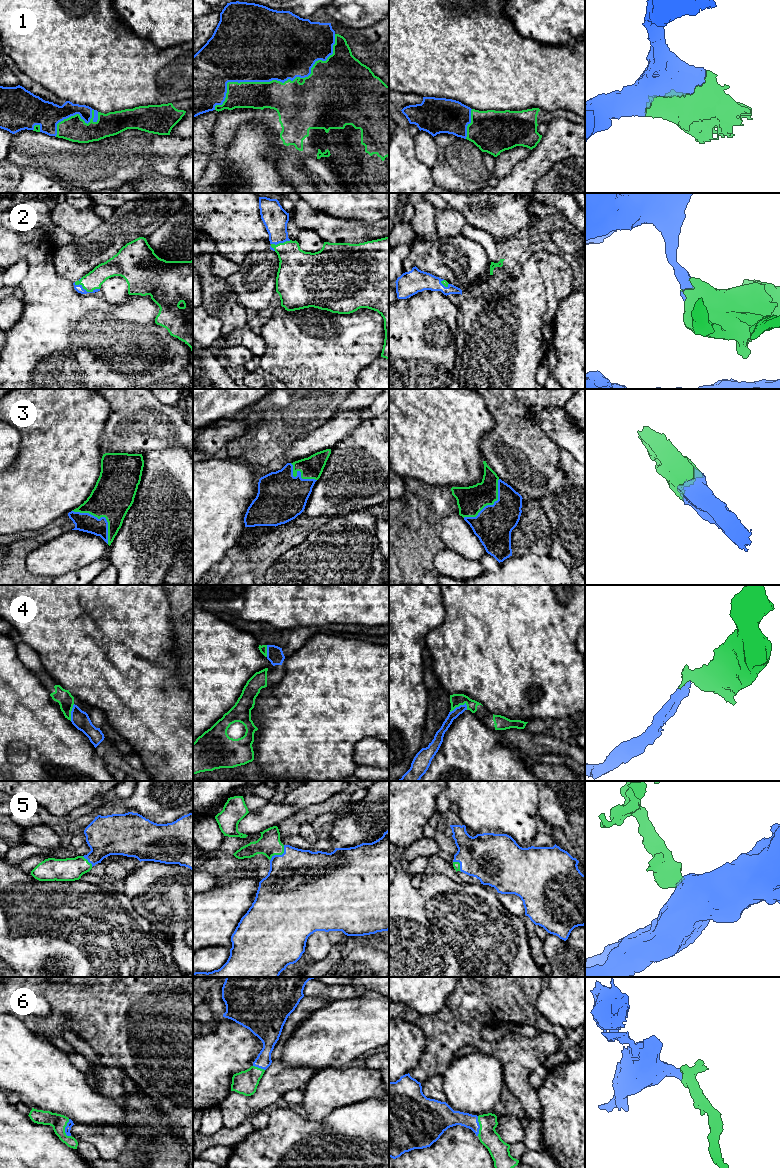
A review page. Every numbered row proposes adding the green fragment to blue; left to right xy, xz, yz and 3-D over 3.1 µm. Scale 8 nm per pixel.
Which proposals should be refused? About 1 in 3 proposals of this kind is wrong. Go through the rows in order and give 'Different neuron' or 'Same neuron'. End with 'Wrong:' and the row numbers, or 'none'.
1: Same neuron
2: Same neuron
3: Same neuron
4: Same neuron
5: Same neuron
6: Same neuron
Wrong: none

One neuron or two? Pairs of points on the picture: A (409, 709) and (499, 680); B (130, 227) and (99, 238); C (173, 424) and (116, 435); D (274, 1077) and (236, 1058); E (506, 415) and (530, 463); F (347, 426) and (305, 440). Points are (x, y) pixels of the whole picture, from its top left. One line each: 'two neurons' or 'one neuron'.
A: two neurons
B: one neuron
C: one neuron
D: two neurons
E: one neuron
F: one neuron

